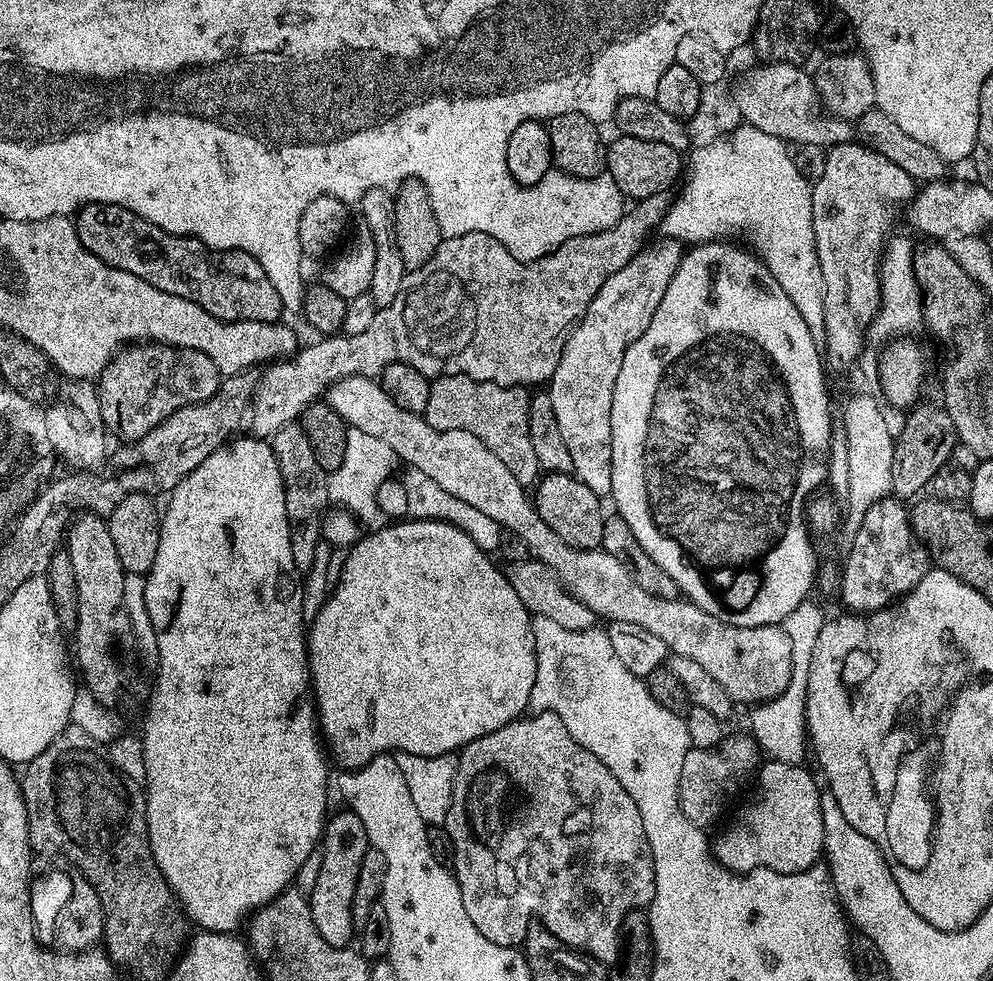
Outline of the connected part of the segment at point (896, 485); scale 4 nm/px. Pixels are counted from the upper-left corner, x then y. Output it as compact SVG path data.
M922 404L913 407L907 413L905 426L902 427L902 432L895 436L893 446L891 495L905 502L919 497L927 489L930 478L934 478L935 472L952 460L952 452L958 443L954 422L943 407L936 405L935 408L932 404Z

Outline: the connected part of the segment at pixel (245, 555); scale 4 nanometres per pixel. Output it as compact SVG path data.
M247 438L248 440L233 439L224 447L214 450L210 458L206 458L200 466L190 473L167 497L168 509L163 509L160 517L160 537L158 538L158 554L154 554L154 566L146 573L145 582L145 606L149 611L150 622L153 623L154 634L157 636L158 654L161 656L160 665L156 668L155 681L151 685L150 695L147 698L146 711L143 713L144 732L142 739L144 743L145 758L145 778L142 781L146 789L146 818L148 819L148 841L150 850L154 854L154 862L158 862L158 870L166 878L166 882L171 886L172 892L180 902L180 907L188 916L189 921L197 929L205 932L227 932L235 933L236 927L243 925L251 917L256 909L264 904L269 904L274 897L285 891L295 881L299 867L302 866L310 854L317 851L324 834L324 825L328 812L328 784L330 788L330 776L328 780L328 760L325 745L322 743L322 733L318 727L318 713L315 703L300 704L310 692L310 677L308 675L308 641L306 639L306 621L303 618L303 590L302 580L296 570L294 562L294 550L290 546L290 534L292 527L288 525L288 515L286 514L286 494L284 493L284 483L282 474L278 470L278 462L274 458L274 450L271 443L264 438Z

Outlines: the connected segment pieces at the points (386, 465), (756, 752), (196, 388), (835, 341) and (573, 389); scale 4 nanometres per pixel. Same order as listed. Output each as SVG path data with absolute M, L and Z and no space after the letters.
M349 428L346 434L346 458L342 458L342 466L338 466L338 470L328 473L329 501L343 511L351 512L365 529L375 529L382 520L376 505L378 486L393 479L395 472L392 471L396 467L396 455L394 450L390 450L390 446L386 446L386 442L365 434L363 430Z
M725 735L723 740L712 748L691 747L686 758L682 758L682 778L680 779L680 805L682 814L693 826L704 830L724 812L728 795L757 771L762 752L751 735Z
M155 342L125 346L98 377L100 413L105 429L120 440L138 441L182 406L215 396L221 379L218 366L198 350L172 348L169 344Z
M849 142L847 144L835 144L827 149L826 155L819 165L818 175L812 184L812 209L814 210L814 242L816 243L816 253L818 254L818 266L822 266L822 286L824 287L824 342L822 345L823 355L826 357L826 364L829 369L840 372L843 368L848 368L860 356L860 351L865 351L865 332L874 320L880 308L880 261L884 254L884 245L890 239L892 228L892 207L895 204L907 205L914 196L914 182L902 166L894 166L890 158L886 158L871 146L865 146L860 142Z
M661 239L661 244L645 247L618 274L610 274L606 282L602 282L602 290L590 302L586 314L580 323L567 333L562 344L562 358L554 370L551 380L547 381L546 391L553 400L555 417L561 430L562 441L573 458L573 473L583 484L590 486L594 494L601 498L612 494L612 431L610 430L610 406L614 402L614 382L618 382L618 370L622 370L622 358L626 358L626 350L646 334L646 326L650 326L650 318L654 318L654 310L658 310L658 302L662 302L662 294L666 294L666 286L670 286L670 278L674 278L674 270L678 270L685 249L681 241Z

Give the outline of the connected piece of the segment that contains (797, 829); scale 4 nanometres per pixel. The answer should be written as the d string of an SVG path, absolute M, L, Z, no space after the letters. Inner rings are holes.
M769 758L759 765L752 801L711 841L710 851L717 864L737 874L747 874L755 868L794 874L821 863L824 856L822 788L806 769Z

